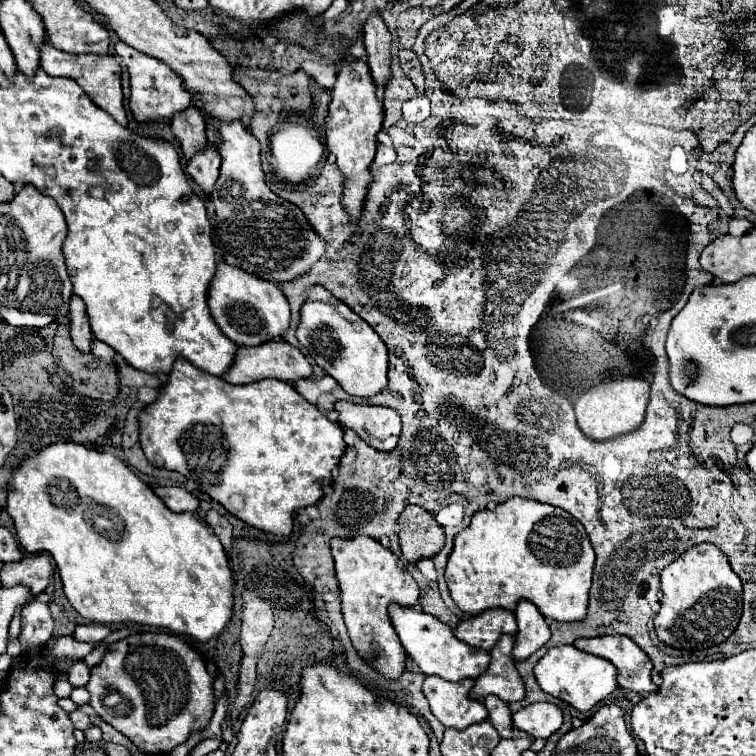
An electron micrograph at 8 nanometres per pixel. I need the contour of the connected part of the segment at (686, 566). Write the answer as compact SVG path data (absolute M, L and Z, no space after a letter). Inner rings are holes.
M710 543L690 547L664 567L660 583L664 597L654 629L662 643L676 649L708 649L726 641L736 629L742 615L742 581L718 547Z

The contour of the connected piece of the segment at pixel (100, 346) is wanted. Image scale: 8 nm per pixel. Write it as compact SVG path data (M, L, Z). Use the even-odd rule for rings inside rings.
M95 339L91 345L91 351L106 363L114 363L115 351L102 341Z

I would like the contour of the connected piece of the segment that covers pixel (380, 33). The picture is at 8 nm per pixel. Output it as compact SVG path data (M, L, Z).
M374 11L374 15L368 17L364 23L364 47L368 53L368 67L370 67L374 85L380 91L388 87L390 77L392 77L390 45L392 45L392 35L390 35L380 11Z

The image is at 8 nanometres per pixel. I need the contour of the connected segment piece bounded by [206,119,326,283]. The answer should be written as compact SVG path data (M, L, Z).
M206 119L206 135L210 141L216 135L222 137L218 153L222 157L220 177L210 195L214 205L214 225L212 239L218 249L218 257L246 273L272 283L292 281L306 271L324 255L326 243L316 235L314 227L302 215L300 207L278 197L264 179L260 163L260 143L240 121L222 123L216 119Z

